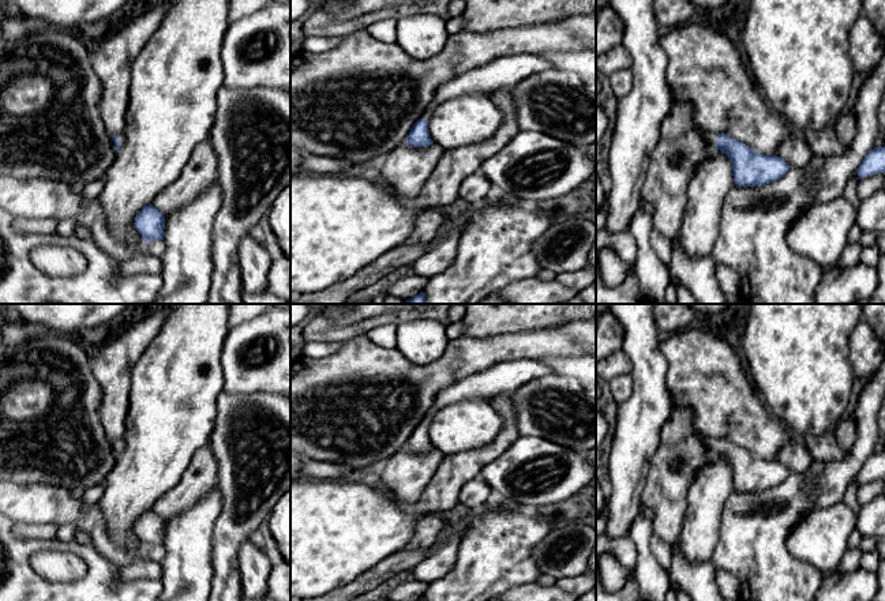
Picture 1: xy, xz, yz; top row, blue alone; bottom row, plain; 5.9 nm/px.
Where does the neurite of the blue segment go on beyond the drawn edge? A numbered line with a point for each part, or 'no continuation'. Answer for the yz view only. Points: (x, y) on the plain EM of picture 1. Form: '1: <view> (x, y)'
1: yz (711, 443)

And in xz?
1: xz (503, 378)

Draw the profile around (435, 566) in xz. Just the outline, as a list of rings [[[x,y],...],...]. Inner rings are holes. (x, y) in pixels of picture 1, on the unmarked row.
[[[457,534],[446,536],[442,545],[412,570],[415,579],[428,585],[445,576],[457,561],[458,546]]]

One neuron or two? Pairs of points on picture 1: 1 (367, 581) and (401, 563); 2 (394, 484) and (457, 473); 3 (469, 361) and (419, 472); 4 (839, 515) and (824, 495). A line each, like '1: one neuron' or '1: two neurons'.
1: one neuron
2: two neurons
3: two neurons
4: two neurons

